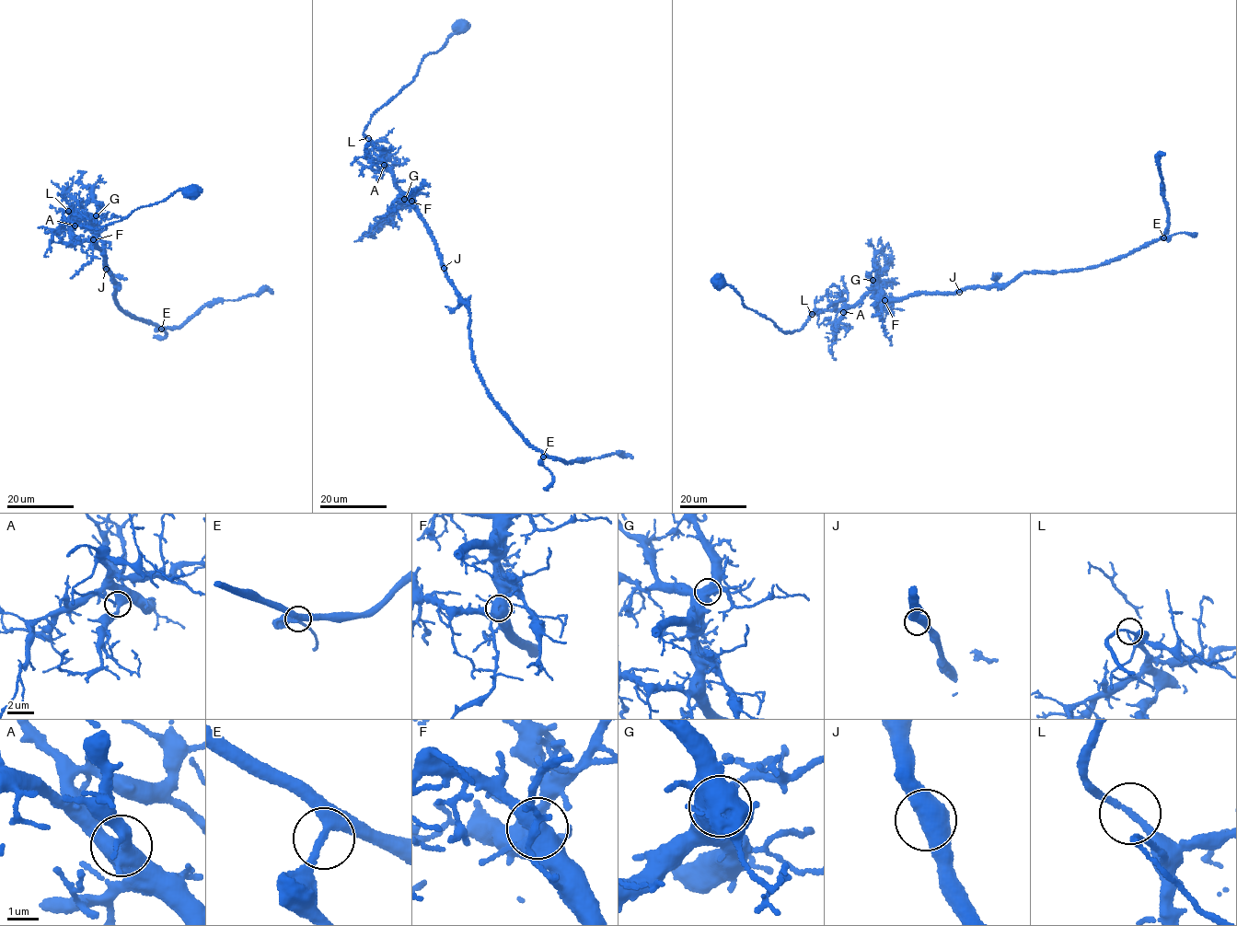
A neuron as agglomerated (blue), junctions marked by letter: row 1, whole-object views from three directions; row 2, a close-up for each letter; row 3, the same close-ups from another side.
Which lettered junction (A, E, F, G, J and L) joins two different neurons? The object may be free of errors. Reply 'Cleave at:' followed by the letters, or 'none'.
Cleave at: none

